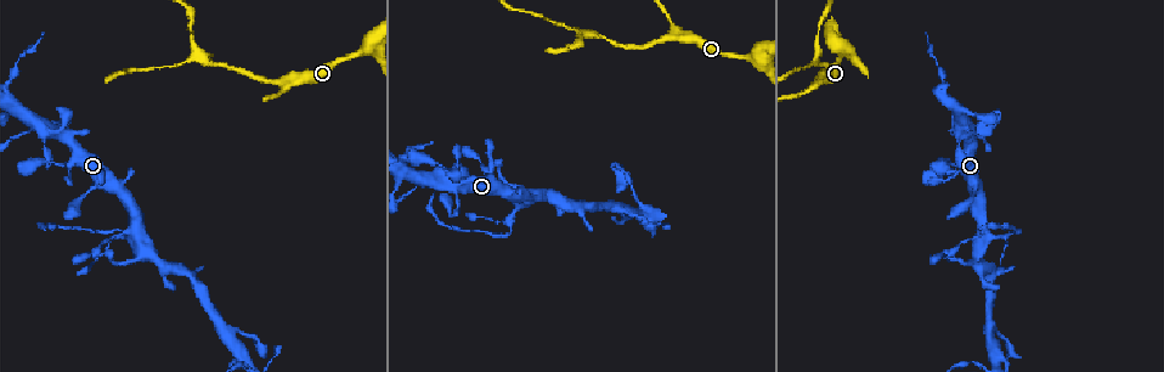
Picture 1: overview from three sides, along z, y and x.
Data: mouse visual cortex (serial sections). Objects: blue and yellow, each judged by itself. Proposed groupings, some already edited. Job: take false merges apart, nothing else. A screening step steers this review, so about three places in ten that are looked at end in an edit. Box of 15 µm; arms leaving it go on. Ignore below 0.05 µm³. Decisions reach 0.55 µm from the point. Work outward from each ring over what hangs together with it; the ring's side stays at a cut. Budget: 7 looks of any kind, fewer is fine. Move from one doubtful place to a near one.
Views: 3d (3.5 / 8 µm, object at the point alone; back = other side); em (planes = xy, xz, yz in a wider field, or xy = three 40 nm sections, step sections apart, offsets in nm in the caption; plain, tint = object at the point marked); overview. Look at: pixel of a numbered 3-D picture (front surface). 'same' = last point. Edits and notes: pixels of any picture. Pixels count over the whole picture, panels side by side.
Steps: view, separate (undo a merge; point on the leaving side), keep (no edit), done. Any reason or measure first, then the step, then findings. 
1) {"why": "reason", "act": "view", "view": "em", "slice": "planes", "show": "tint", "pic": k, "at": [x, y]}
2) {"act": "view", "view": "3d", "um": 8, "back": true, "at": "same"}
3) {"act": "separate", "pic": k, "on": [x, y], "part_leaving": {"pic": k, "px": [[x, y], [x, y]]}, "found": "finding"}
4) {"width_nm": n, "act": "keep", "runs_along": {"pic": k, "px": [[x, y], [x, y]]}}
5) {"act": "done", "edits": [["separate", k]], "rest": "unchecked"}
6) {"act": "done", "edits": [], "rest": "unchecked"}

{"why": "two arms in line, one across", "act": "view", "view": "3d", "um": 8, "back": true, "pic": 1, "at": [685, 37]}

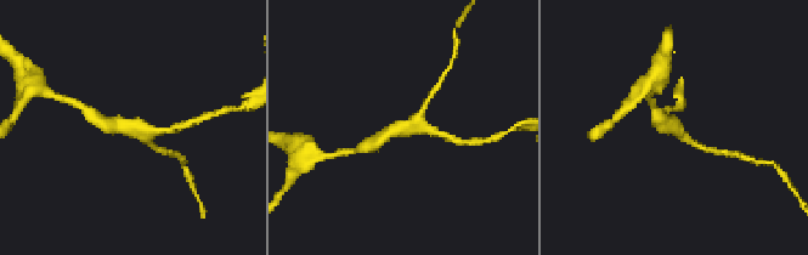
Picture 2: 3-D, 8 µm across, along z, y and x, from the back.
{"act": "view", "view": "3d", "um": 3.5, "pic": 2, "at": [401, 130]}

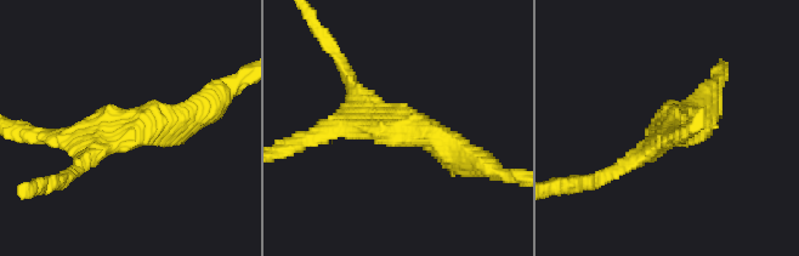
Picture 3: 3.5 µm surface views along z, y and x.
{"act": "keep", "runs_along": {"pic": 3, "px": [[192, 115], [136, 130], [39, 137]]}, "found": "all the same cell"}

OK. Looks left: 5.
{"why": "branch point", "act": "view", "view": "3d", "um": 3.5, "pic": 1, "at": [203, 58]}

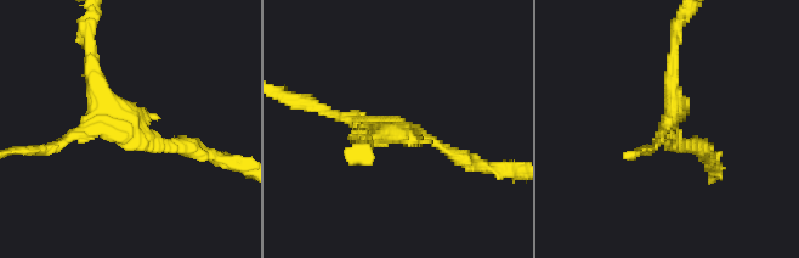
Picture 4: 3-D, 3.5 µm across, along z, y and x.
{"arms": 3, "arm_widths_nm": [150, 150, 200], "act": "view", "view": "em", "slice": "xy", "step": 5, "show": "tint", "pic": 4, "at": [392, 126]}

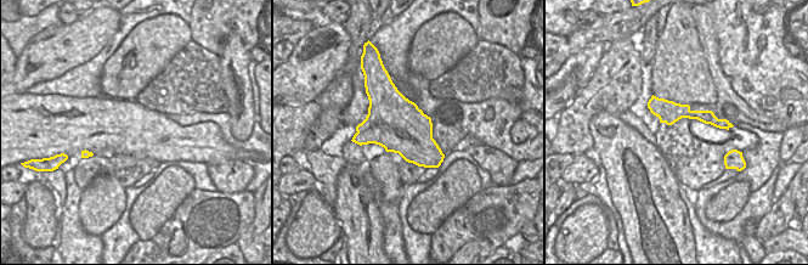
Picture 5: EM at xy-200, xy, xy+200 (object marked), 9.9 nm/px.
{"width_nm": 550, "act": "separate", "pic": 4, "on": [101, 78], "part_leaving": {"pic": 4, "px": [[118, 117], [89, 72], [89, 23]]}, "found": "a second cell is stuck on"}

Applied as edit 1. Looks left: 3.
{"why": "narrows sharply", "act": "view", "view": "3d", "um": 3.5, "pic": 1, "at": [63, 166]}

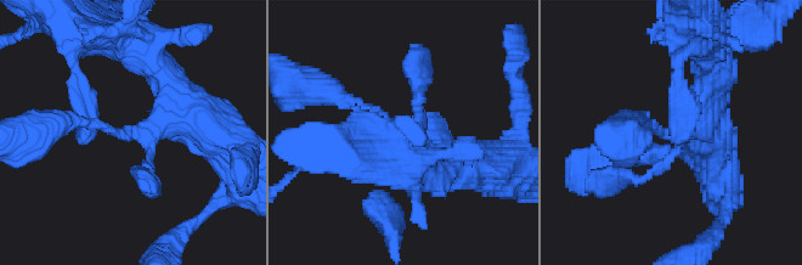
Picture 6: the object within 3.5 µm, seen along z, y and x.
{"why": "need the tissue", "act": "view", "view": "em", "slice": "xy", "step": 1, "show": "tint", "pic": 6, "at": [126, 132]}

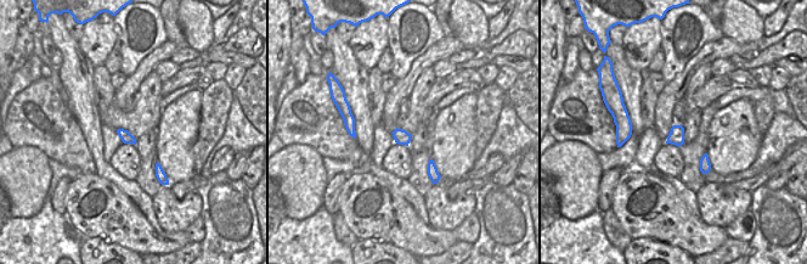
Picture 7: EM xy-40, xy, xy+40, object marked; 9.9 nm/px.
{"act": "keep", "runs_along": {"pic": 6, "px": [[468, 161], [448, 161], [326, 89]]}, "found": "one cell here"}

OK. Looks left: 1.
{"act": "done", "edits": [["separate", 4]], "rest": "unchecked"}

